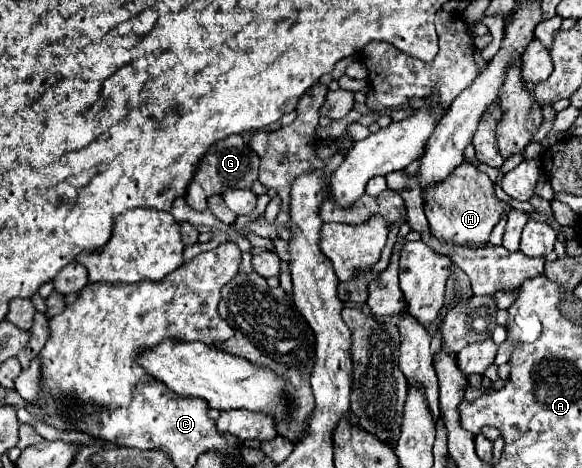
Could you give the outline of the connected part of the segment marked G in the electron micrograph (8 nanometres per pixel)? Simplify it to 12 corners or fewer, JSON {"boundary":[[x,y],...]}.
{"boundary":[[229,135],[199,163],[185,201],[207,209],[211,195],[251,189],[259,155]]}

